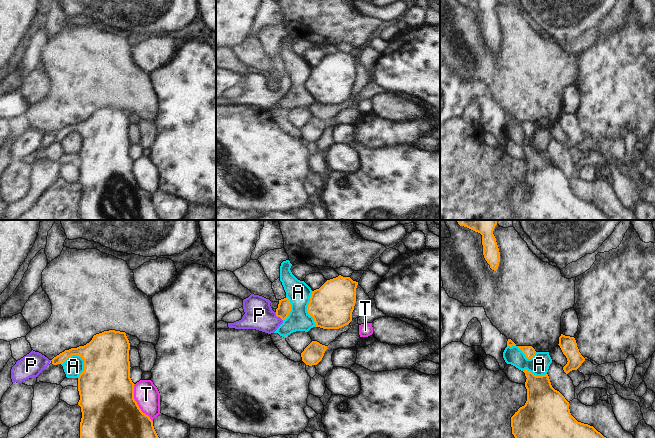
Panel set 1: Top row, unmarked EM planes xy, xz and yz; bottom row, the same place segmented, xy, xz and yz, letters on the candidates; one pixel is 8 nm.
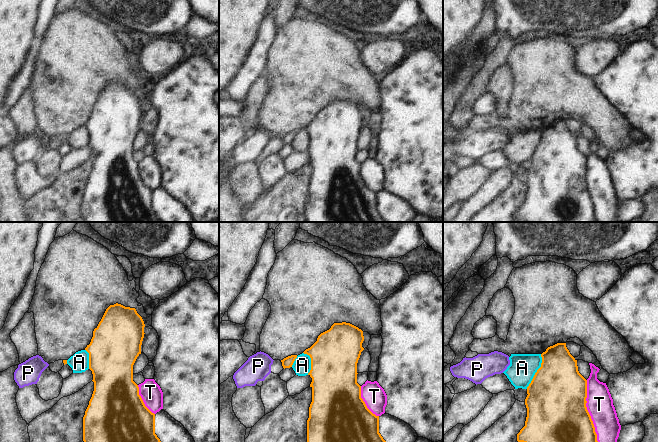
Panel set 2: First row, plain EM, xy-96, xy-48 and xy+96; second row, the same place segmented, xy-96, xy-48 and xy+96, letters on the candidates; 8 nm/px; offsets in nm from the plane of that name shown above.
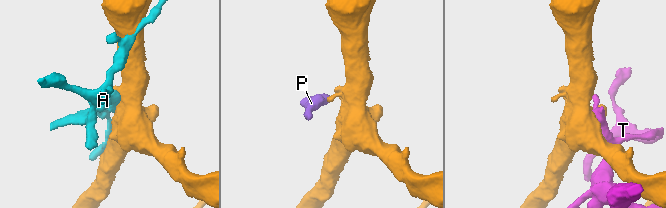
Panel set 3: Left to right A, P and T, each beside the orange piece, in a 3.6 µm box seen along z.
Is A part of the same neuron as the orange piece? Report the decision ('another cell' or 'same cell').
another cell

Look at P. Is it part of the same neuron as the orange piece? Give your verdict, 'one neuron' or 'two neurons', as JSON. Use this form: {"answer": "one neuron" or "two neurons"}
{"answer": "one neuron"}

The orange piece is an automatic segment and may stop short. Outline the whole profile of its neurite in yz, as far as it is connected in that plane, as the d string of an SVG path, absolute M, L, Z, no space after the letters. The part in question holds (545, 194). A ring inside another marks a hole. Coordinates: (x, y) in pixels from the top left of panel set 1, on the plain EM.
M527 145L527 177L511 193L512 210L517 220L612 220L593 202L578 198L570 189L569 178L550 158L548 150L536 152Z

